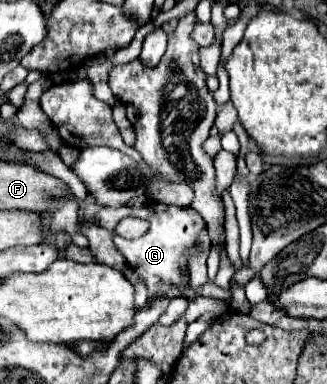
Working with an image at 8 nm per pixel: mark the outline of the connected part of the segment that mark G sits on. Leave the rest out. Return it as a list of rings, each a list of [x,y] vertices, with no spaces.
[[[146,204],[142,208],[132,208],[132,206],[126,206],[126,208],[118,208],[118,210],[106,210],[102,208],[98,214],[96,214],[96,224],[100,228],[106,228],[110,232],[114,232],[116,224],[126,218],[126,216],[136,216],[136,218],[142,218],[150,224],[148,232],[142,236],[142,238],[136,238],[136,240],[126,240],[118,234],[114,234],[114,246],[116,250],[126,258],[128,266],[138,270],[140,272],[140,278],[146,282],[146,288],[148,288],[148,296],[150,298],[156,298],[158,294],[164,296],[166,290],[170,288],[170,284],[182,284],[180,280],[180,270],[178,270],[178,258],[180,254],[190,248],[190,254],[192,254],[192,248],[196,244],[196,236],[198,232],[204,228],[204,220],[202,216],[192,210],[192,208],[180,208],[180,206],[166,206],[166,204]]]

